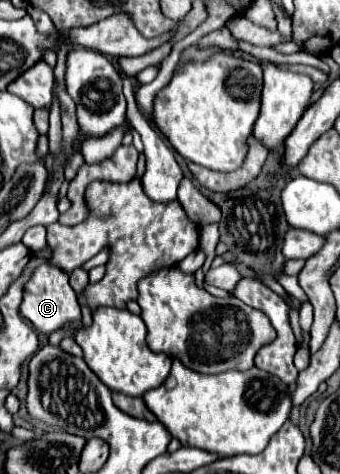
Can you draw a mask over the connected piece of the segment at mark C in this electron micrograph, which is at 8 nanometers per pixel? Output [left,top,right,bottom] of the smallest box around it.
[19,262,81,334]

